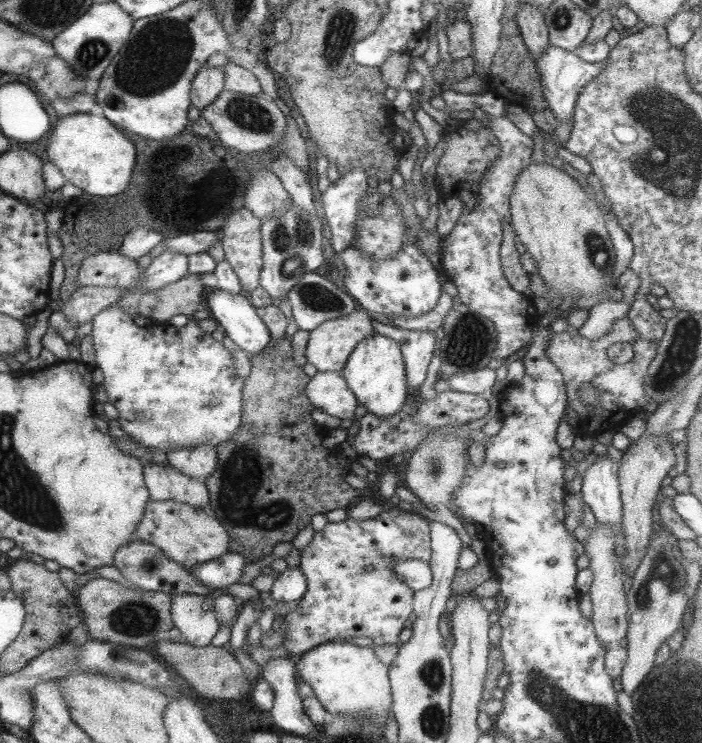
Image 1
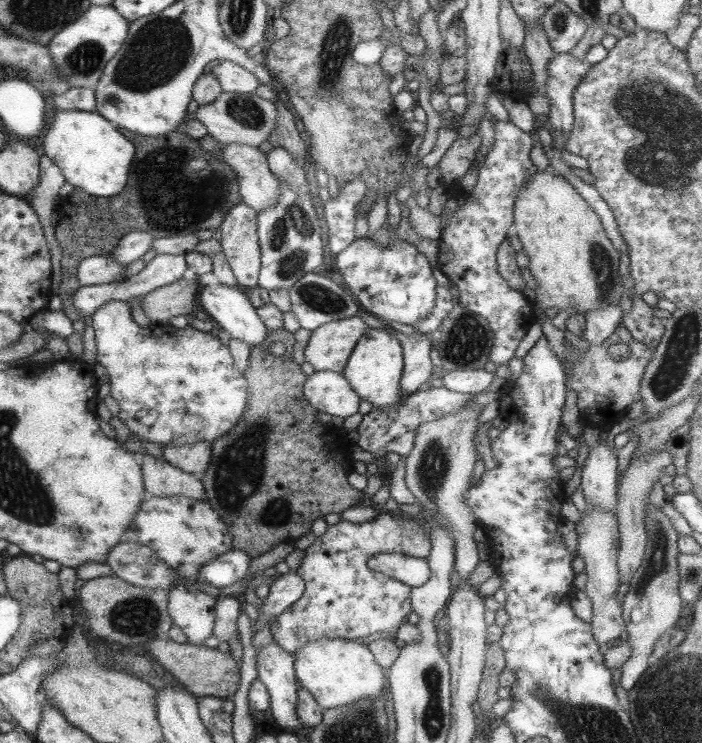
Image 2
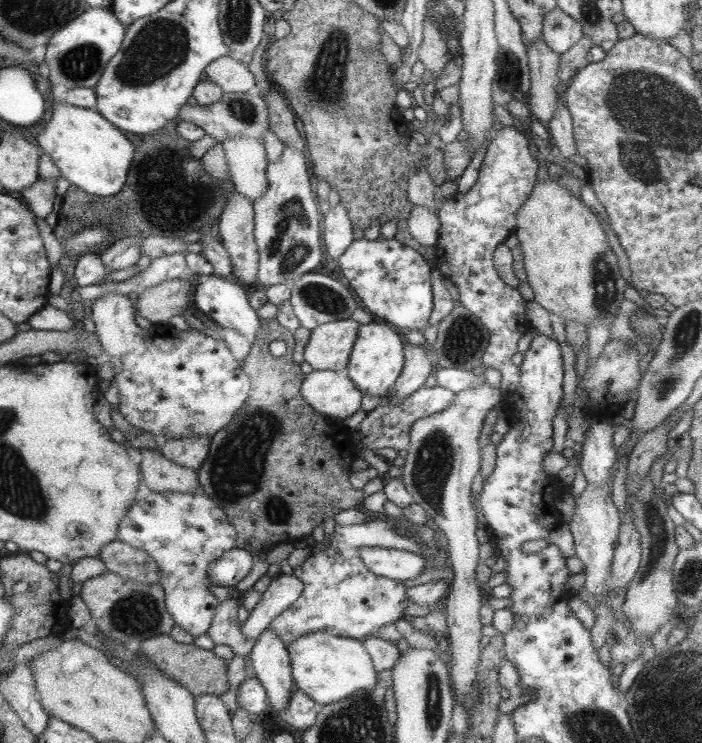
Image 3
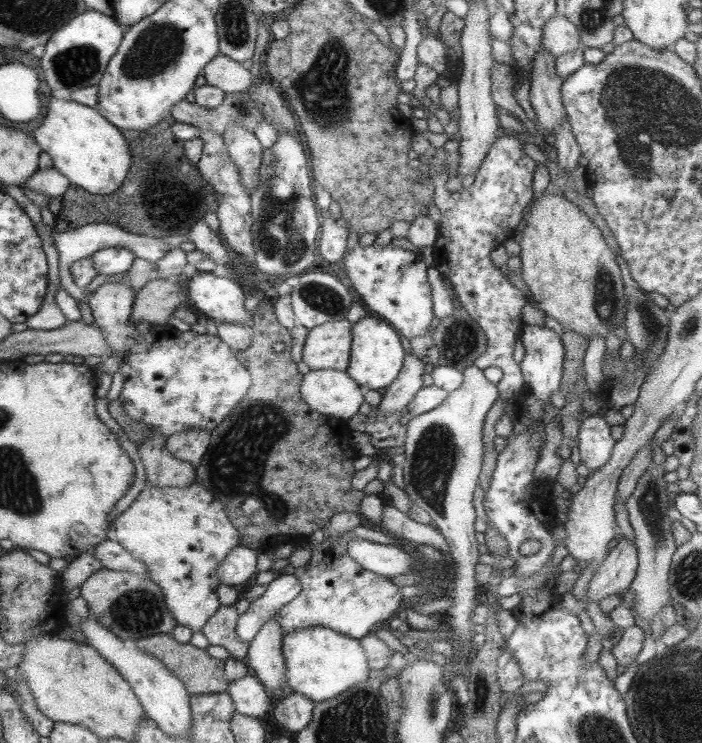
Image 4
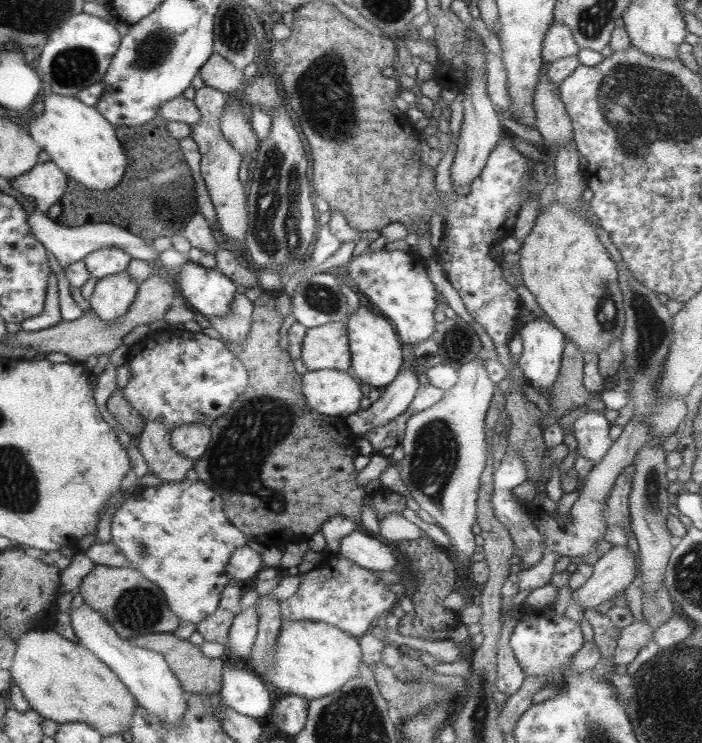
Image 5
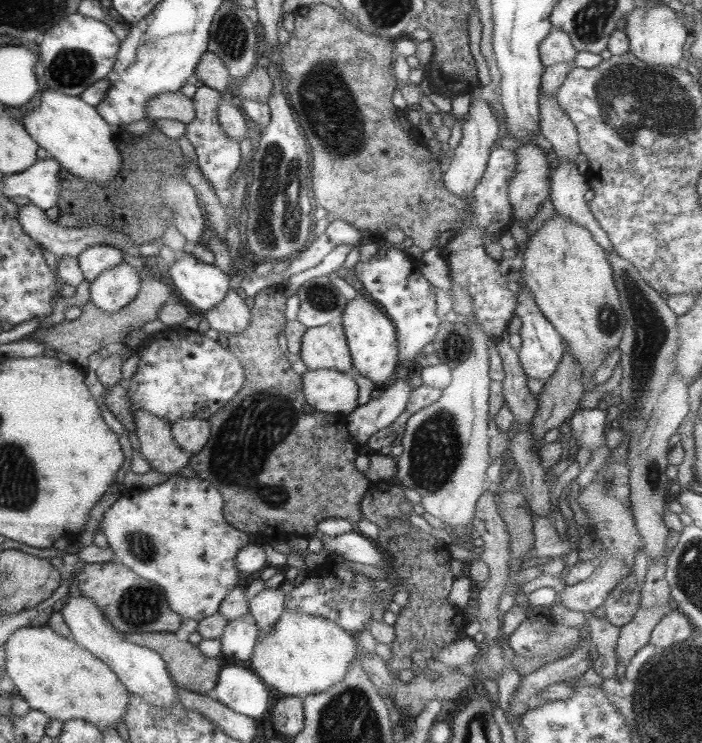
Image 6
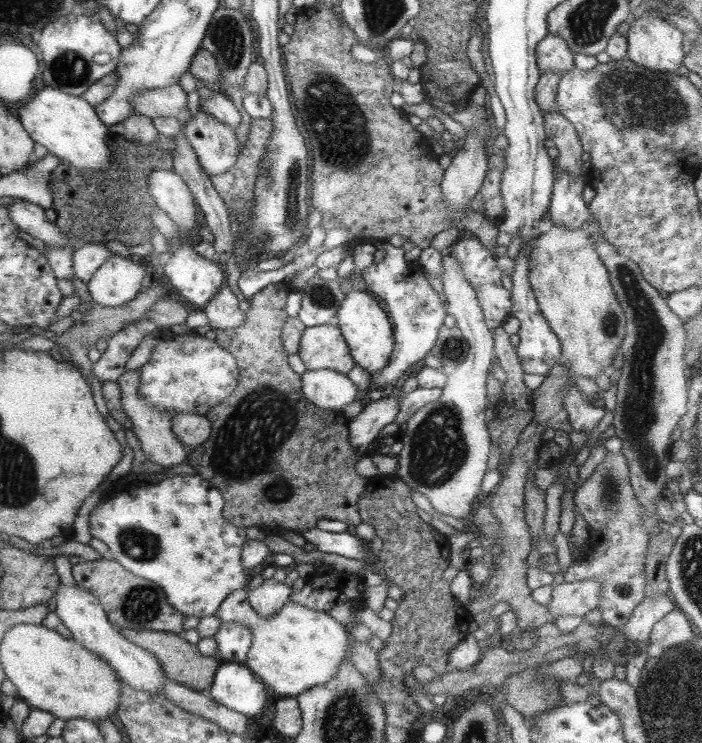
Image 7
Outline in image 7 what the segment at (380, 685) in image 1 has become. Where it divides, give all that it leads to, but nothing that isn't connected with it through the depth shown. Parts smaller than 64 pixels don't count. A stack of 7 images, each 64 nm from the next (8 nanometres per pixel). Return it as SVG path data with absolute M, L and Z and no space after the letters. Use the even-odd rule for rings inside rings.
M234 590L219 603L214 615L221 623L238 622L251 631L251 644L246 652L247 658L243 664L265 686L271 686L274 692L282 698L296 697L303 690L327 682L331 677L336 675L335 671L339 661L348 656L348 644L351 639L347 634L348 629L342 624L335 622L335 619L331 618L327 613L301 606L293 601L288 600L275 614L264 619L251 608L245 590Z

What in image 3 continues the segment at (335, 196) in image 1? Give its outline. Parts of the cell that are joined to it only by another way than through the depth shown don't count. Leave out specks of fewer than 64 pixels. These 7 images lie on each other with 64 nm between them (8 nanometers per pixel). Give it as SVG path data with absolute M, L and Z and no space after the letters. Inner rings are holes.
M339 203L323 215L323 254L324 258L338 259L353 240L352 224L347 218L346 208Z

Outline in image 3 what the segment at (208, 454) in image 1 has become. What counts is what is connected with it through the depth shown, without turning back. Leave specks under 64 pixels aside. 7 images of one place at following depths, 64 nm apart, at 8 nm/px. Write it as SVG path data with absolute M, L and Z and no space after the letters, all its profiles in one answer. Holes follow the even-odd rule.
M203 435L182 436L166 441L160 452L171 462L196 471L207 454L209 443L210 439Z

